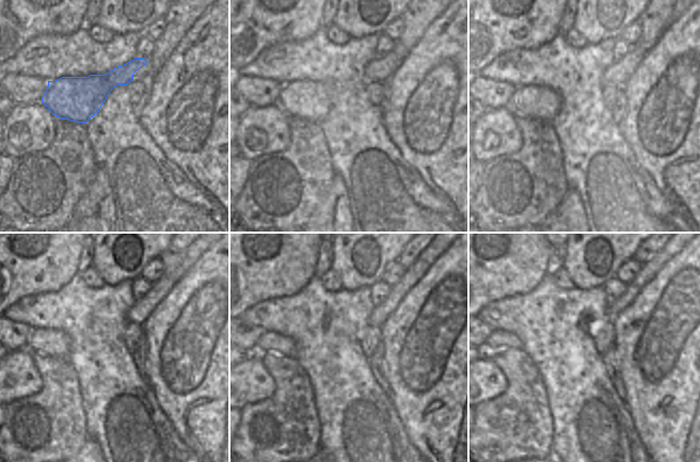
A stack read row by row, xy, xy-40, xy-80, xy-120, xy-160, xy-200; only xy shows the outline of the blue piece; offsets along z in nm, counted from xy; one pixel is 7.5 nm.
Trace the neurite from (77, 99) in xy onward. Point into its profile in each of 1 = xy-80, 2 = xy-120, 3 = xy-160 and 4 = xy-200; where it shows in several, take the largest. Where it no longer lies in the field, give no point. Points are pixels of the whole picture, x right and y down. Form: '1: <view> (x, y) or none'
1: xy-80 (539, 101)
2: xy-120 (50, 341)
3: xy-160 (270, 341)
4: xy-200 (498, 339)

